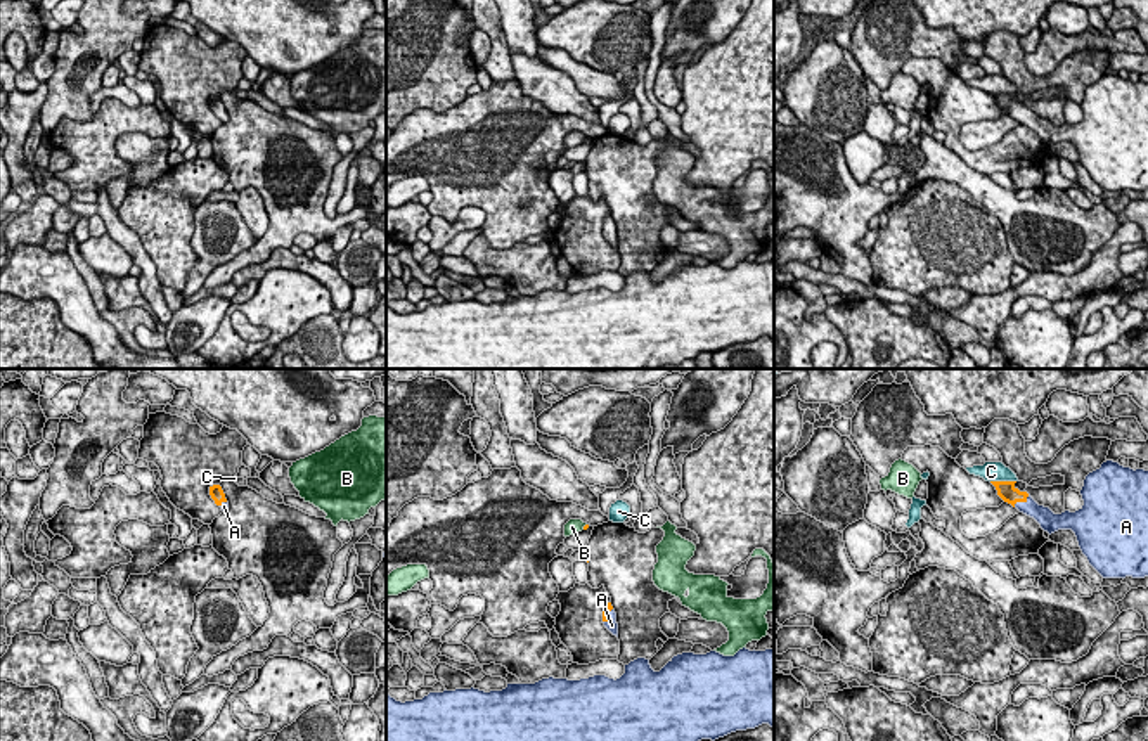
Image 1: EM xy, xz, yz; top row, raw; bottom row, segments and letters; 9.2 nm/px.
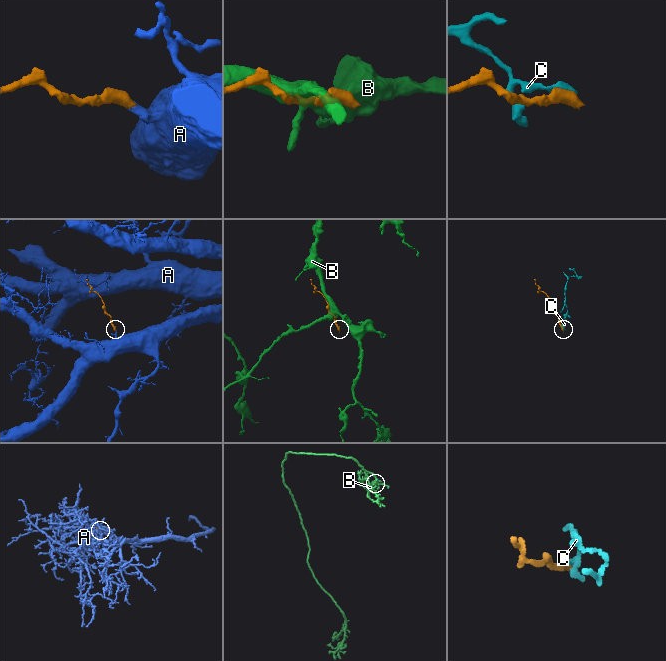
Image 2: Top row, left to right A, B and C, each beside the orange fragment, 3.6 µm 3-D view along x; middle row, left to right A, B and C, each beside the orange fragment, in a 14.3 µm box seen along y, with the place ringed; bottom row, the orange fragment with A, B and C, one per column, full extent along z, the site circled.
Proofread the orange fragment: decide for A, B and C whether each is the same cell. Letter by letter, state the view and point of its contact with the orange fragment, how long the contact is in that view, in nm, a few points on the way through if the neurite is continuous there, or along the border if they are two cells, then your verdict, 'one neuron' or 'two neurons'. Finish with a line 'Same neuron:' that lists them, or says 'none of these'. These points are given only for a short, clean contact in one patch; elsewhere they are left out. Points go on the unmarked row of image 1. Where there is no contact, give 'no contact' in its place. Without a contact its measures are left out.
A: meets orange in yz at (1020, 113); contact 190 nm long; runs through yz (1006, 103), (1020, 113), (1043, 127); one neuron
B: meets orange in xz at (584, 139); contact 70 nm long; two neurons
C: meets orange in yz at (1003, 94); contact 240 nm long; border along yz (991, 92), (1015, 94); two neurons
Same neuron: A

